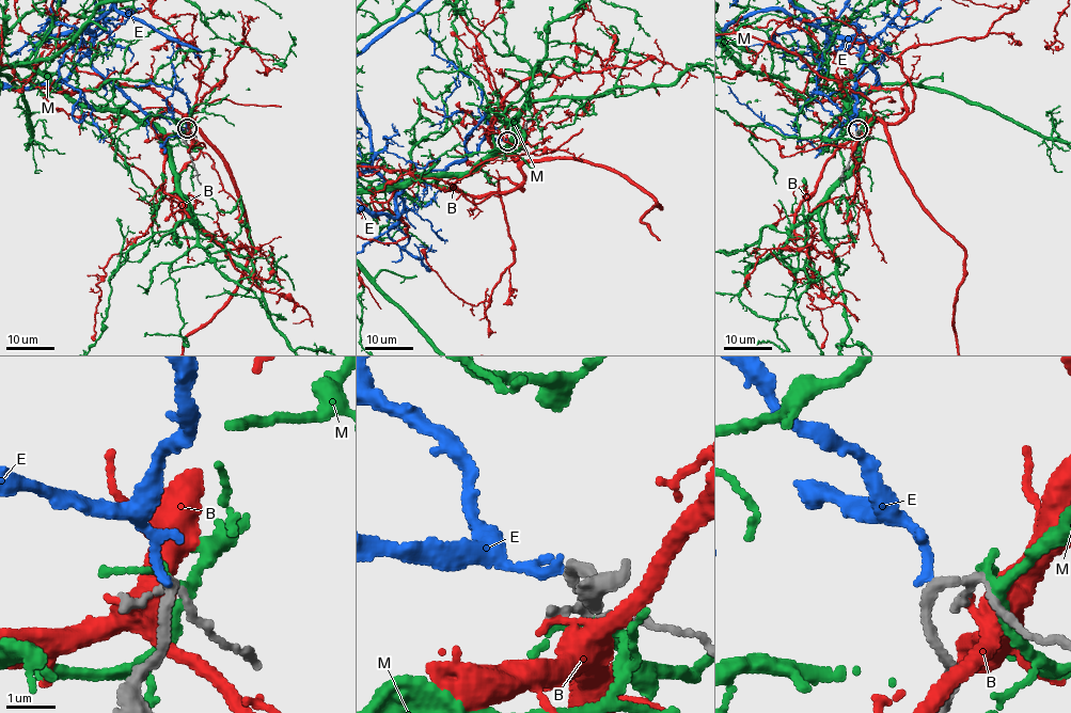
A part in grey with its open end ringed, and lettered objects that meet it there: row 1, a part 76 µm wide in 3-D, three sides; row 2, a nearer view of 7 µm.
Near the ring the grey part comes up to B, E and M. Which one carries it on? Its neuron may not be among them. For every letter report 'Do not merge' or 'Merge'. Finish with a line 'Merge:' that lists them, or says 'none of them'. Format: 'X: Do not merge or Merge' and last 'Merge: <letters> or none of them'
B: Do not merge
E: Merge
M: Do not merge
Merge: E

